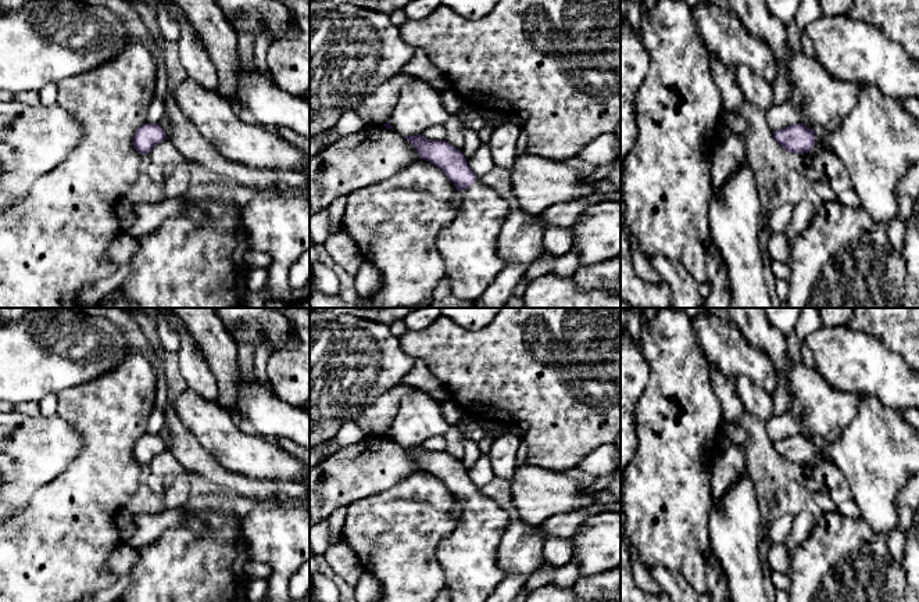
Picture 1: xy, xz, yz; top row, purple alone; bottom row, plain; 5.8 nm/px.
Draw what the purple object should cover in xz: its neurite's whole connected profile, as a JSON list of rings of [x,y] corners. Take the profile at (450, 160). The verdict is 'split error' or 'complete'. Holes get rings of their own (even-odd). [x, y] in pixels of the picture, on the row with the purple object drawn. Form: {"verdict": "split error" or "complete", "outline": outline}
{"verdict": "split error", "outline": [[[423,133],[405,137],[416,150],[421,160],[440,168],[458,190],[458,212],[437,236],[436,247],[446,264],[446,282],[451,295],[461,301],[475,302],[491,286],[505,268],[497,252],[498,236],[508,216],[509,208],[505,197],[483,184],[468,166],[462,151],[446,140],[428,140]]]}

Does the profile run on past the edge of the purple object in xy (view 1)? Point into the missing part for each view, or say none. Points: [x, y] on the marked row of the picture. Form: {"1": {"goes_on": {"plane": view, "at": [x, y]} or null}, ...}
{"1": {"goes_on": null}}

